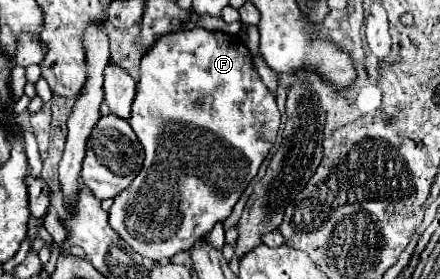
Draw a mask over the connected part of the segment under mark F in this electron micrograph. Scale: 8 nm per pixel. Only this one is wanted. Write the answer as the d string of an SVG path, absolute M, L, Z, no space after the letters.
M196 27L168 33L146 51L128 123L144 147L144 165L136 179L114 197L110 227L136 253L160 261L180 251L190 251L216 223L230 217L276 141L280 111L274 95L260 81L246 43L238 35Z

